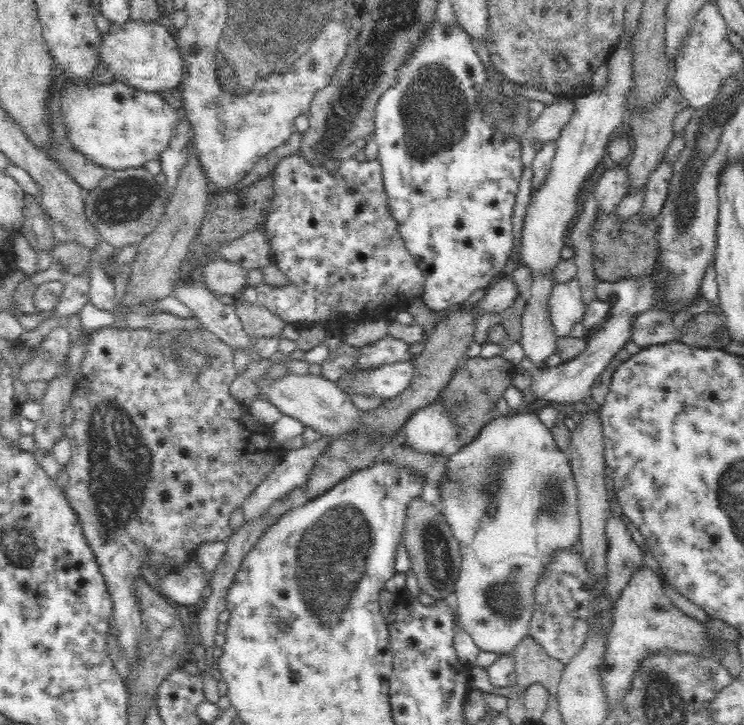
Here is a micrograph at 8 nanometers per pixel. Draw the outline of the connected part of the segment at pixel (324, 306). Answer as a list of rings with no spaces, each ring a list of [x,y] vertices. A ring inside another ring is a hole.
[[[302,148],[284,156],[278,162],[274,171],[268,177],[271,178],[270,184],[270,204],[268,204],[268,214],[262,226],[263,231],[269,240],[271,248],[272,263],[278,266],[278,270],[286,275],[288,284],[286,286],[271,287],[266,283],[261,283],[255,288],[257,293],[257,301],[266,306],[270,313],[276,313],[282,317],[287,323],[300,327],[301,322],[308,323],[308,326],[320,326],[324,328],[326,336],[338,335],[344,336],[345,331],[352,327],[354,323],[361,322],[364,319],[376,319],[378,316],[387,316],[392,312],[402,311],[410,308],[410,304],[417,298],[424,299],[426,295],[426,275],[422,267],[418,265],[418,261],[414,259],[406,243],[400,234],[399,223],[394,215],[393,207],[390,202],[390,195],[386,191],[383,170],[378,162],[360,162],[356,158],[354,151],[345,154],[342,157],[342,166],[334,175],[325,168],[323,164],[316,165],[305,156]]]

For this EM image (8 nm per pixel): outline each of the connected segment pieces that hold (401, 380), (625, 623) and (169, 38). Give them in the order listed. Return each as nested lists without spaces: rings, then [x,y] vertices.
[[[395,359],[372,372],[362,372],[362,376],[347,376],[354,389],[368,396],[384,395],[391,399],[412,386],[412,380],[416,378],[416,361]]]
[[[644,566],[638,570],[630,586],[622,592],[614,608],[608,655],[602,666],[602,677],[606,682],[611,703],[622,698],[624,690],[630,686],[630,673],[639,660],[660,648],[686,650],[706,656],[704,649],[704,629],[698,620],[685,616],[671,600],[665,596],[659,574]]]
[[[130,20],[124,26],[112,28],[112,34],[104,36],[102,62],[110,65],[116,79],[148,91],[164,87],[179,88],[183,82],[186,64],[183,61],[176,36],[162,25],[138,26]]]

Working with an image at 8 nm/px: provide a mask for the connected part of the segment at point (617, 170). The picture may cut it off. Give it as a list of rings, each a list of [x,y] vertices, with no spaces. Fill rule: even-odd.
[[[616,165],[606,168],[597,183],[598,211],[604,213],[615,211],[622,198],[626,198],[632,188],[633,178],[629,166]]]

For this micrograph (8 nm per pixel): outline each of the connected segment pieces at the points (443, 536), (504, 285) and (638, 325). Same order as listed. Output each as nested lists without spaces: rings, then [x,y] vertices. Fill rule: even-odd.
[[[421,498],[410,504],[405,521],[403,537],[412,559],[411,569],[418,575],[421,590],[436,601],[444,601],[446,596],[455,593],[455,580],[461,567],[460,547],[436,506],[425,503]]]
[[[505,276],[494,286],[489,286],[482,300],[482,312],[491,312],[502,314],[507,308],[510,308],[516,298],[520,298],[520,286],[518,280],[513,277]]]
[[[661,306],[640,315],[632,328],[632,339],[644,348],[678,338],[675,313]]]

